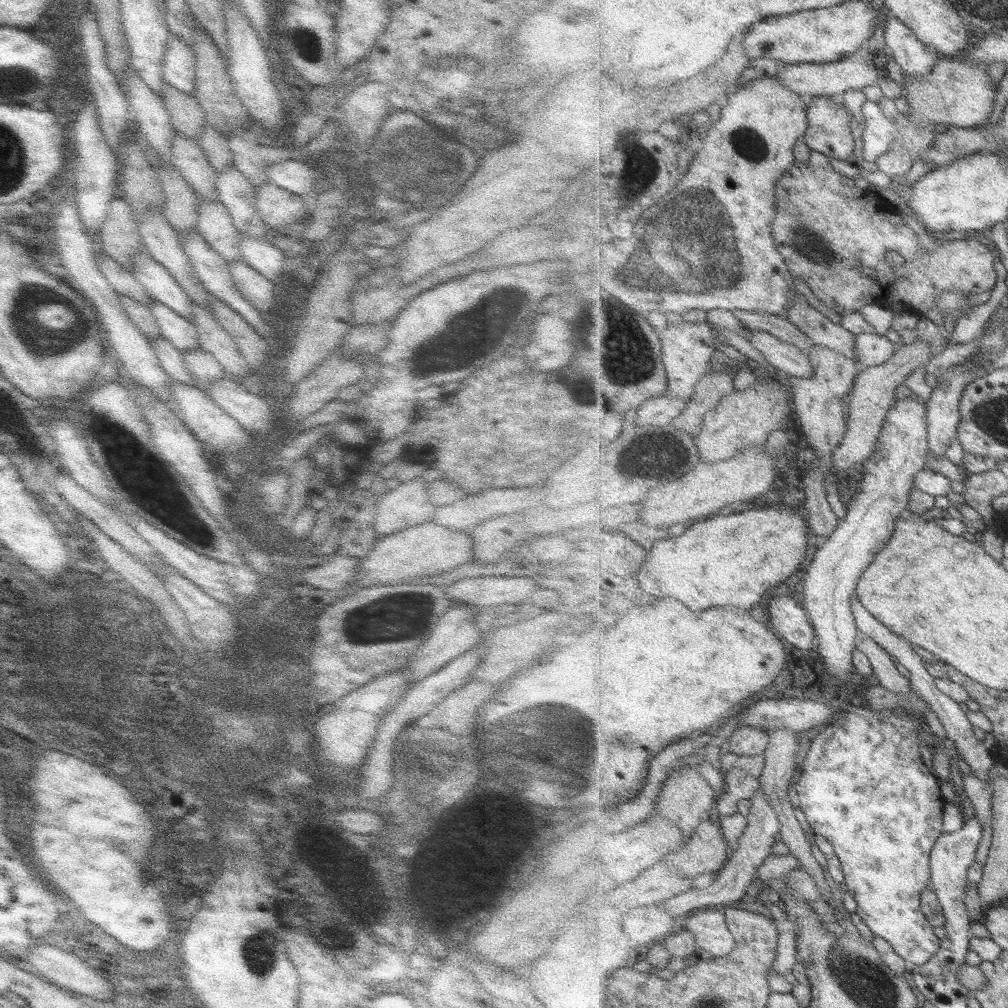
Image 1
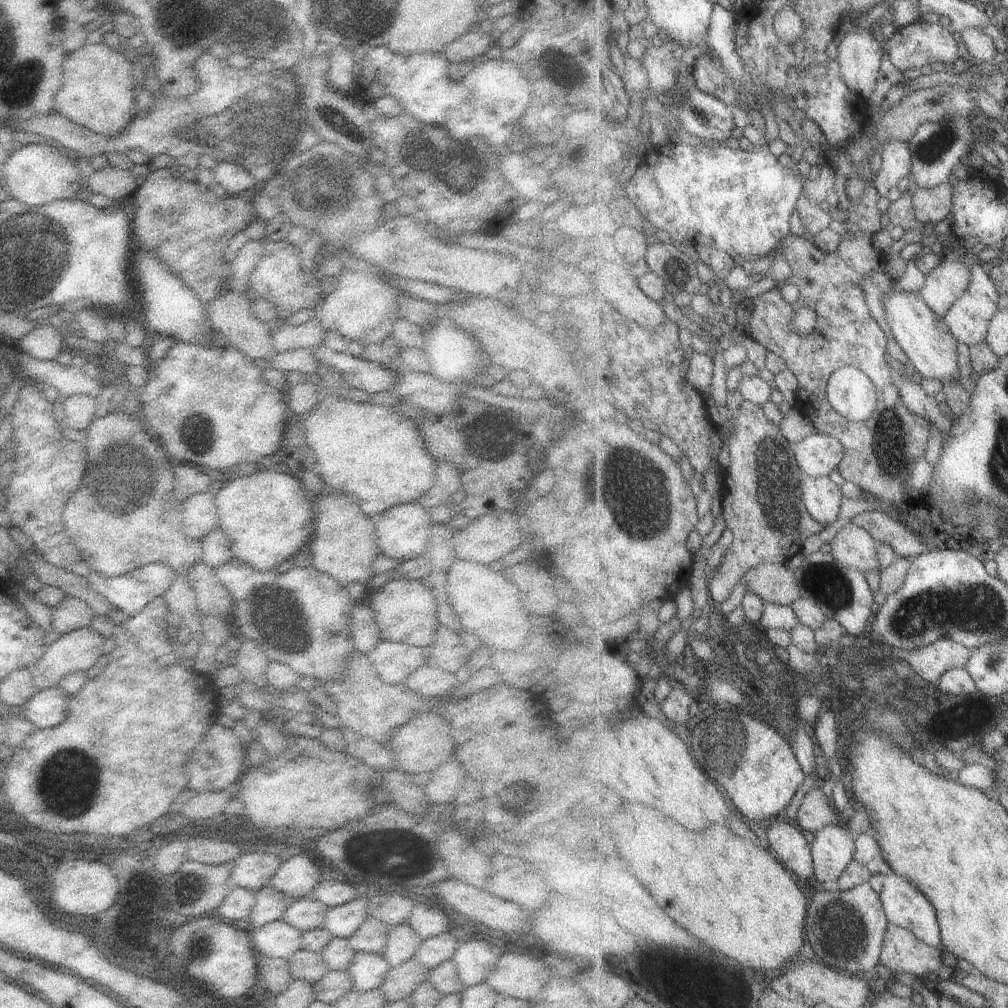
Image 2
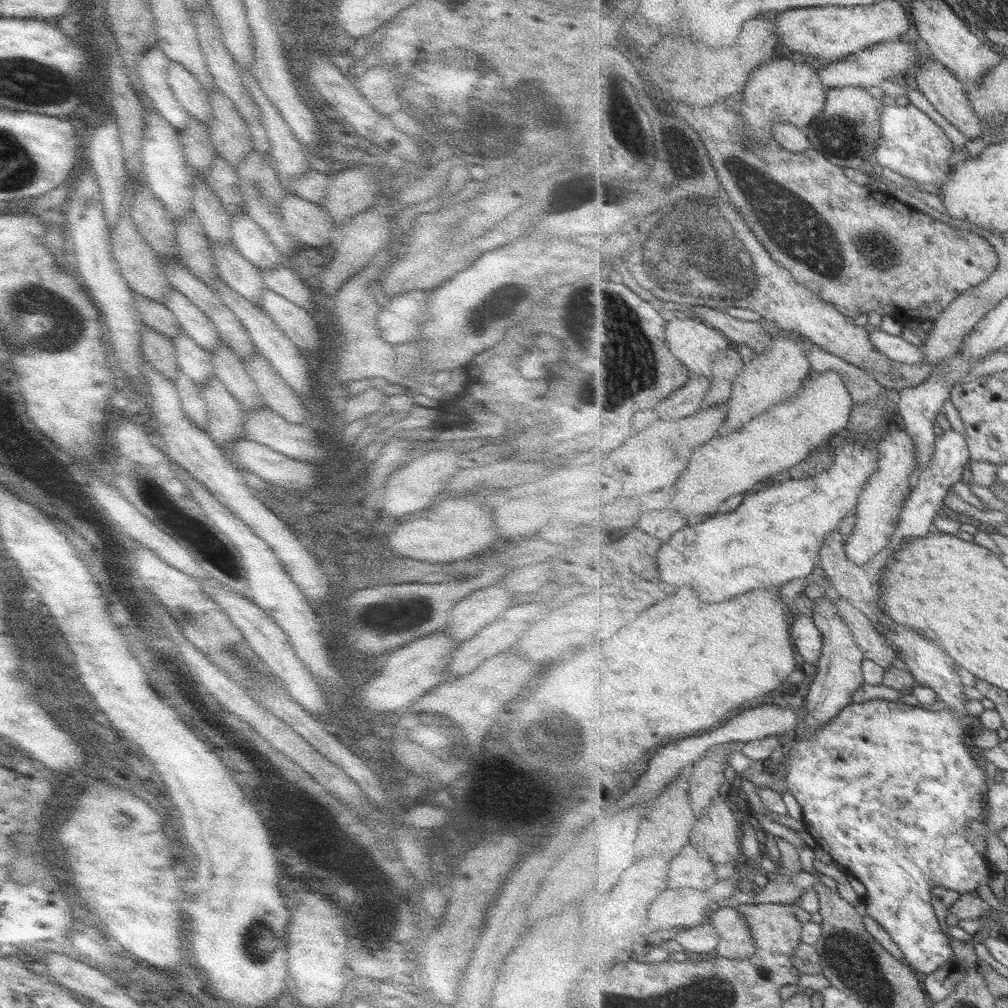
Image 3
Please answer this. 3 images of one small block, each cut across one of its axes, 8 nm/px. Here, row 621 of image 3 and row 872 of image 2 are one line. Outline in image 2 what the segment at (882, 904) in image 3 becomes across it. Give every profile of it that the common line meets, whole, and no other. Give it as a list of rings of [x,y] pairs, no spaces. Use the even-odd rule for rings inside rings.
[[[893,871],[873,875],[869,883],[875,889],[875,892],[878,892],[890,924],[901,926],[901,928],[913,932],[925,944],[933,947],[941,944],[942,932],[939,926],[939,914],[935,910],[935,906],[931,904],[931,900],[915,884],[911,884],[907,878],[895,874]]]

